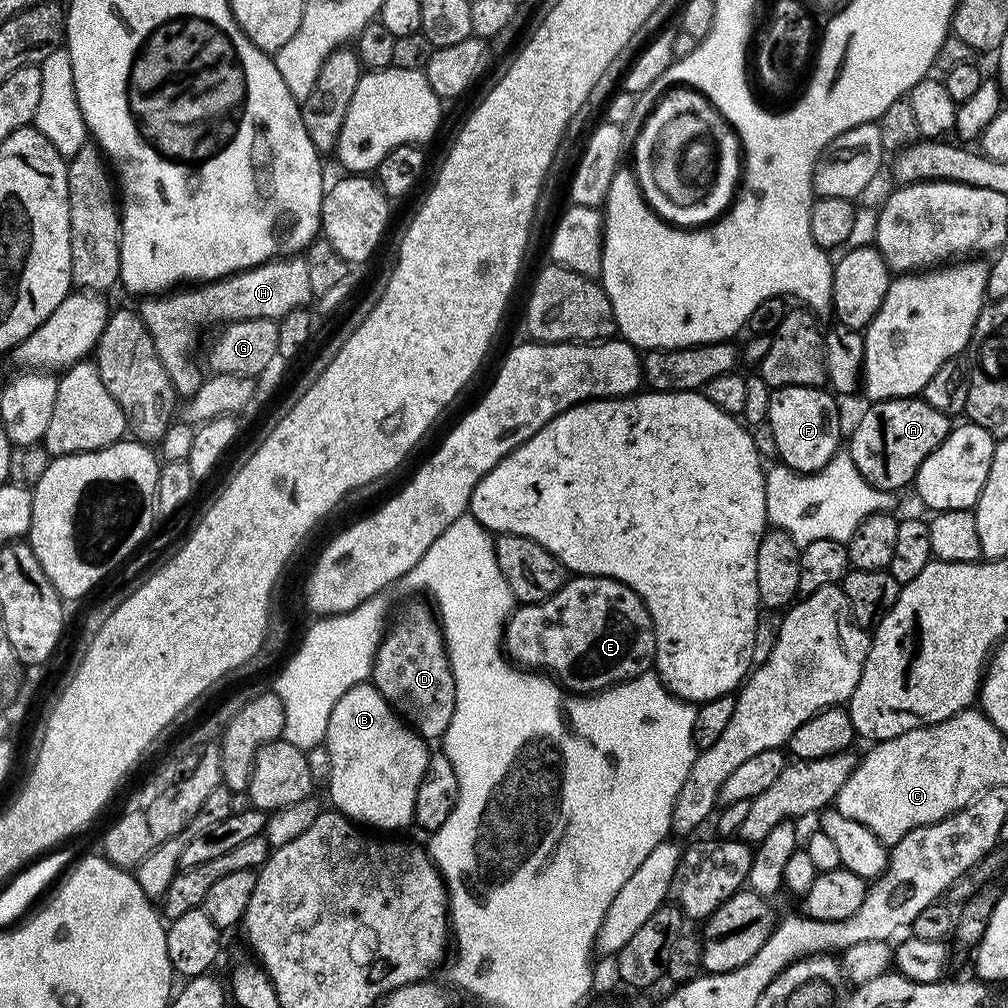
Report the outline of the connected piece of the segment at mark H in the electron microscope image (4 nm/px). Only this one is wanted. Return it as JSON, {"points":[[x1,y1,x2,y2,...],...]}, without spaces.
{"points":[[288,254,283,258,267,260,257,268,247,268,244,272,236,272,233,276,223,276,221,280,201,282,195,286,180,286,163,294,150,296,139,301,138,311,150,338,154,338,154,350,158,350,158,358,162,366,166,366,166,374,174,386,177,397,193,396,198,390,202,373,196,369,192,361,192,350,196,346,196,331,207,324,223,326,234,320,253,320,266,318,279,321,280,317,290,314,295,308,302,308,313,299,310,288,309,271,305,257,300,254]]}

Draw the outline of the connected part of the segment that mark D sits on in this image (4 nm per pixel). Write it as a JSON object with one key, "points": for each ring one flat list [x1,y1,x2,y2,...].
{"points":[[408,604,396,616,396,621,387,625,380,638,380,645,372,663,370,682,386,698,388,705,396,711,411,727,415,728,425,741,439,741,450,726,456,709,456,687,454,674,448,661,448,649,444,646,444,631,440,628,437,613,424,604]]}

